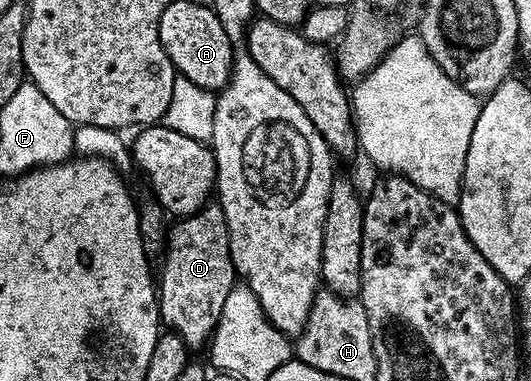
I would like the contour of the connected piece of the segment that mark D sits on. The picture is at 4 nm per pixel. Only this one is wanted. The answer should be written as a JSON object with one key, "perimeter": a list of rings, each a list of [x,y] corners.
{"perimeter":[[[217,203],[205,205],[190,217],[180,218],[176,224],[174,229],[172,226],[168,230],[165,252],[160,262],[162,265],[161,277],[159,273],[159,317],[164,324],[165,321],[169,324],[166,326],[172,332],[181,336],[189,350],[197,351],[200,345],[208,346],[216,334],[217,324],[227,303],[227,295],[231,295],[235,284],[235,270],[229,250],[229,228],[225,222],[225,212]]]}

